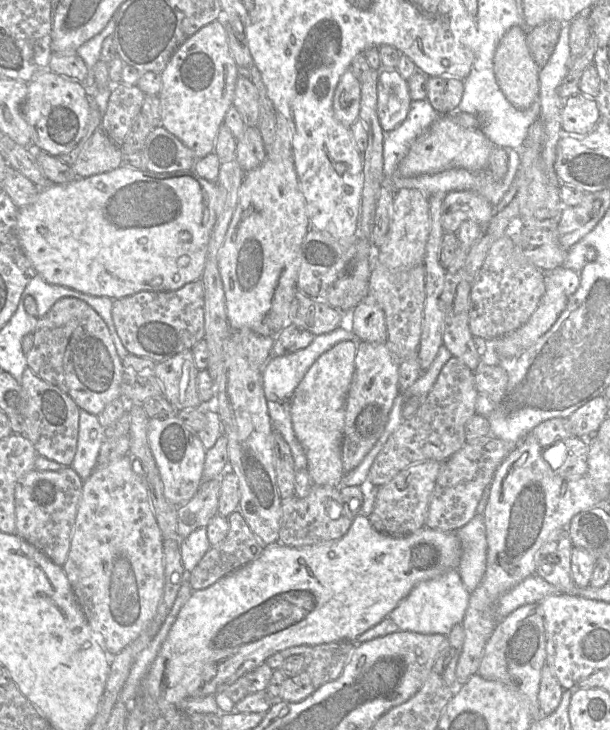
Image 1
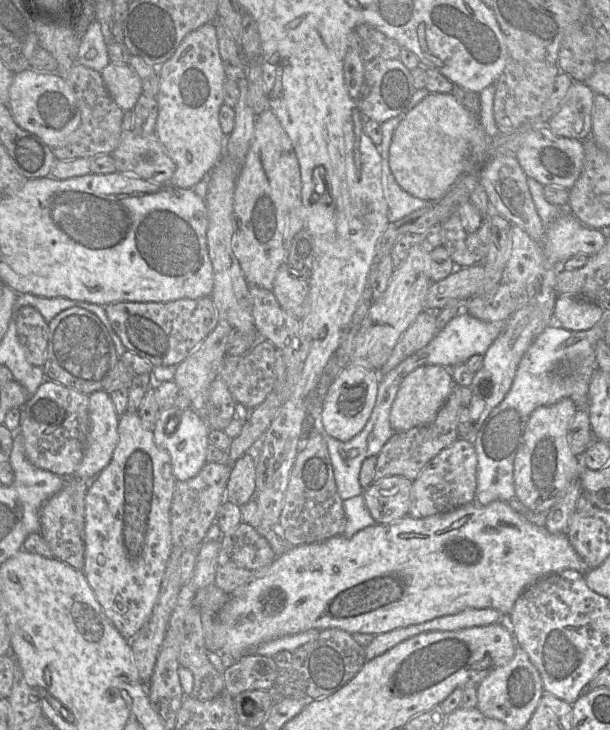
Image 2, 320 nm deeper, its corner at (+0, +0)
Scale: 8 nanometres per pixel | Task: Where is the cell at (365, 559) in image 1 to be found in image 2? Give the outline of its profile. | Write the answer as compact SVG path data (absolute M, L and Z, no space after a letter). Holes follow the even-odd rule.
M496 500L487 506L479 506L477 503L471 503L445 513L435 514L425 518L414 518L407 515L393 523L368 526L358 531L352 537L346 537L340 534L322 542L297 545L286 553L276 557L264 576L233 591L229 600L219 611L218 620L224 628L225 635L225 643L221 648L220 654L223 658L238 660L252 652L262 643L281 636L297 634L310 629L322 631L329 628L338 628L350 634L369 633L376 636L397 628L421 624L437 617L456 614L468 608L493 608L498 610L502 615L507 616L510 614L518 597L528 586L540 578L566 569L576 570L583 575L589 570L587 565L571 546L567 535L562 533L552 534L548 532L545 527L540 527L528 522L504 501Z

